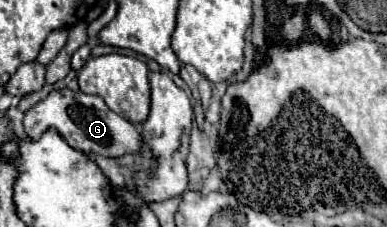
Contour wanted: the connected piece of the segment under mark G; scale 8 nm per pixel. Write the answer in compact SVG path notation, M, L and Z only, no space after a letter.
M71 89L51 91L43 101L33 105L25 113L23 127L31 139L37 139L43 131L47 131L47 127L55 127L71 147L81 149L87 154L121 157L127 151L131 153L141 151L141 135L137 133L135 125L125 117L113 113L101 97L87 95L83 91L71 91Z

